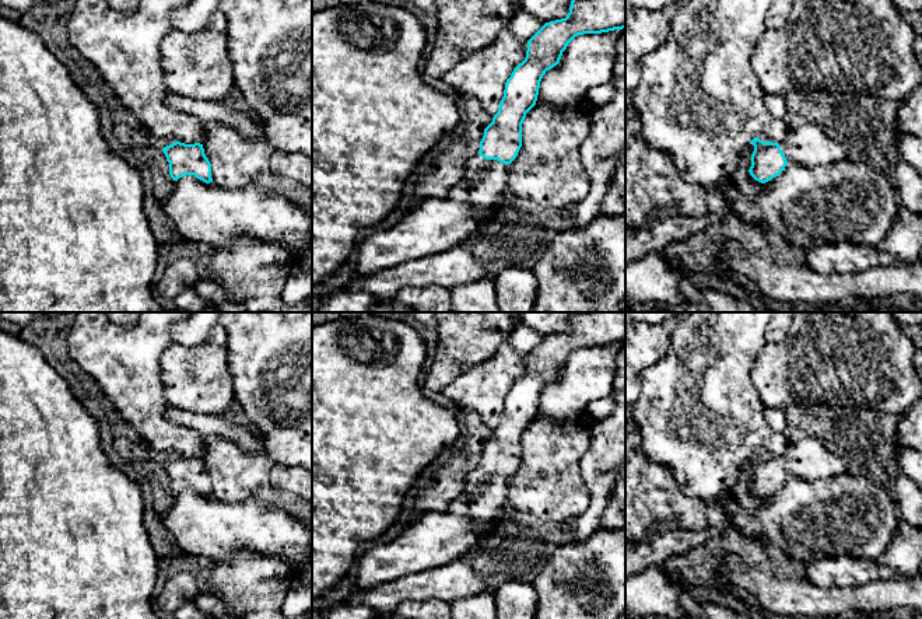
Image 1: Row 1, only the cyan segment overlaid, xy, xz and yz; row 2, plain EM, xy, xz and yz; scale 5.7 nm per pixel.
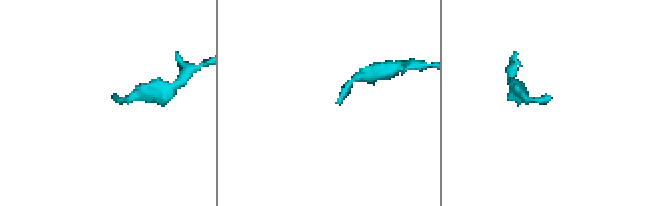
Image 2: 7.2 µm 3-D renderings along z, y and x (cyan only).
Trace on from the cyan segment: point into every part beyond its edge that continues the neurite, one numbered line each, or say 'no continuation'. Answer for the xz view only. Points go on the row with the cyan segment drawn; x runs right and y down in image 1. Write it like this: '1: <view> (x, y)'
1: xz (488, 188)

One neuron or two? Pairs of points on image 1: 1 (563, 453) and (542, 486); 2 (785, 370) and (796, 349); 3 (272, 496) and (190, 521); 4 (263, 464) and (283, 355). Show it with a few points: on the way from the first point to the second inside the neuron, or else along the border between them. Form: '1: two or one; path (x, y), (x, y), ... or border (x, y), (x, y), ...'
1: one; path (554, 461), (550, 465), (549, 478)
2: one; path (791, 364), (796, 355)
3: two; border (228, 502), (260, 499), (290, 514)
4: two; border (266, 454), (274, 464)

